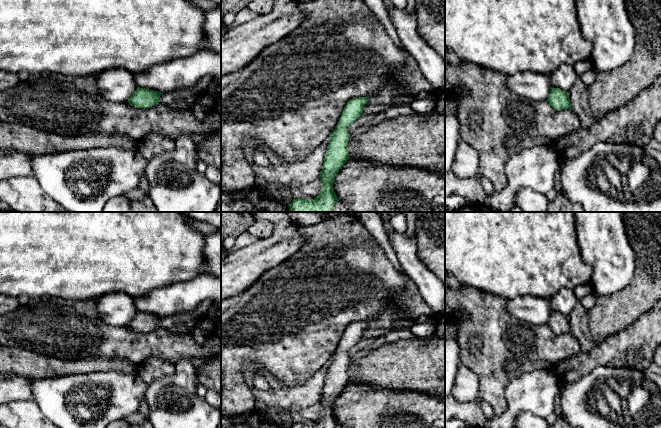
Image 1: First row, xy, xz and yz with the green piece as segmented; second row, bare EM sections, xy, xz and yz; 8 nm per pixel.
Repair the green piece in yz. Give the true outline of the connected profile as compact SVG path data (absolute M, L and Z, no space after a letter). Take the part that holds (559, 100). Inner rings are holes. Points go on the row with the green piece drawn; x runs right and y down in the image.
M552 88L547 101L557 111L571 109L571 102L568 92L559 88Z

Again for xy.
M138 87L128 99L128 103L136 108L150 108L159 103L161 92Z

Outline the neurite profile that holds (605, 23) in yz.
M624 0L575 1L581 33L593 44L590 60L595 71L613 71L626 64L636 39Z

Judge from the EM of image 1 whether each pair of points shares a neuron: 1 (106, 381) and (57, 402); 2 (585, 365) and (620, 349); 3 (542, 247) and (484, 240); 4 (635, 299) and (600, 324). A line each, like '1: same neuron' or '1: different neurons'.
1: same neuron
2: same neuron
3: same neuron
4: same neuron

